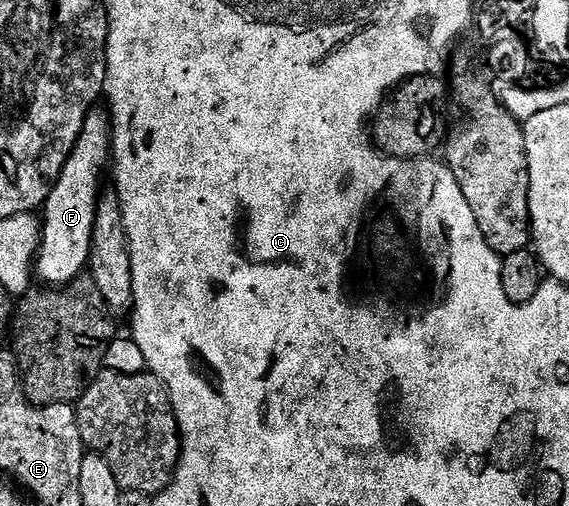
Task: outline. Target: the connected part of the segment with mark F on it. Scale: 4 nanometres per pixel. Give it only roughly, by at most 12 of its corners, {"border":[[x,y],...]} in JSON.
{"border":[[107,111],[89,112],[42,209],[34,272],[63,286],[92,257],[112,150]]}

